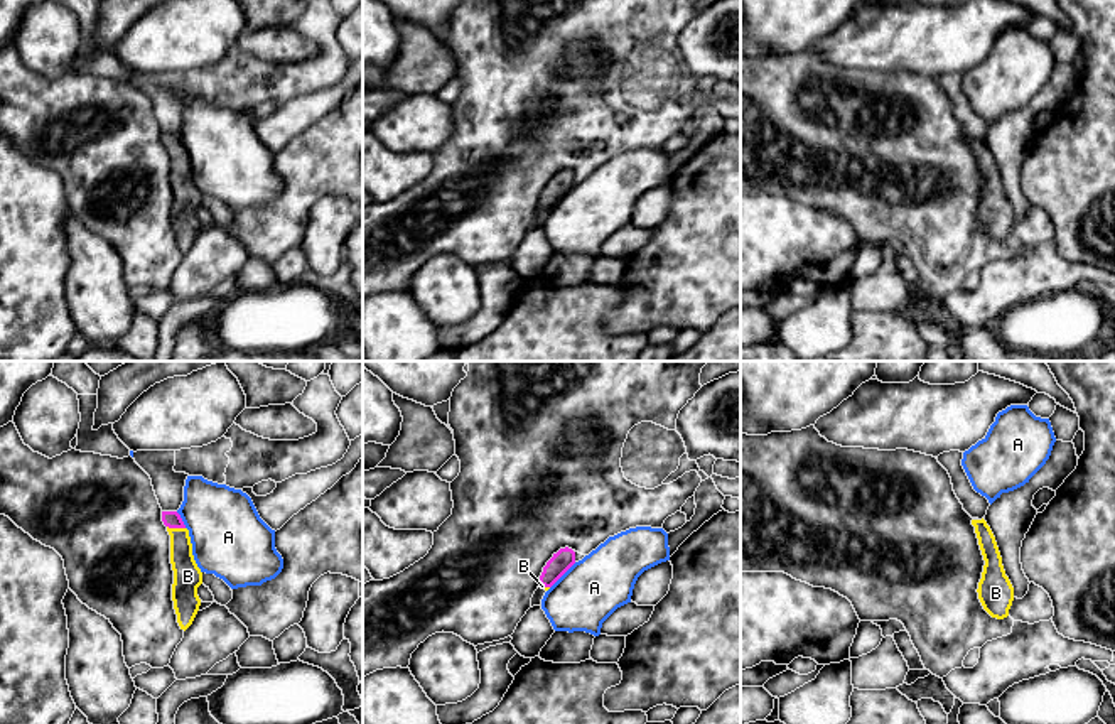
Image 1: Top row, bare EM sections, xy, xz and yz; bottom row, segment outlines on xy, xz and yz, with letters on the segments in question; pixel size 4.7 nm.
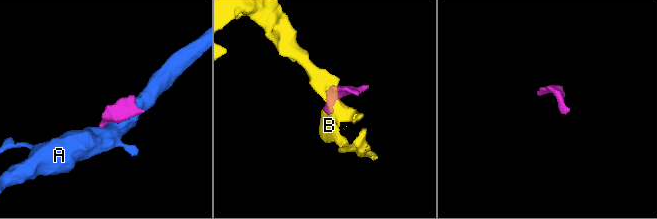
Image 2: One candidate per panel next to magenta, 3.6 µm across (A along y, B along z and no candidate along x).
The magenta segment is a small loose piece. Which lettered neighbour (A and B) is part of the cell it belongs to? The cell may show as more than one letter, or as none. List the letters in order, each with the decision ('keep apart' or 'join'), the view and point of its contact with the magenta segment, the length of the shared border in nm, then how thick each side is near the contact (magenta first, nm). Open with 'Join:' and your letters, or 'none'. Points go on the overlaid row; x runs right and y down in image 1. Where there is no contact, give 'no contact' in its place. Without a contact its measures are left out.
Join: B
A: keep apart | xz (562, 574) | 180 nm | 100/300 nm
B: join | xy (176, 527) | 90 nm | 80/140 nm

